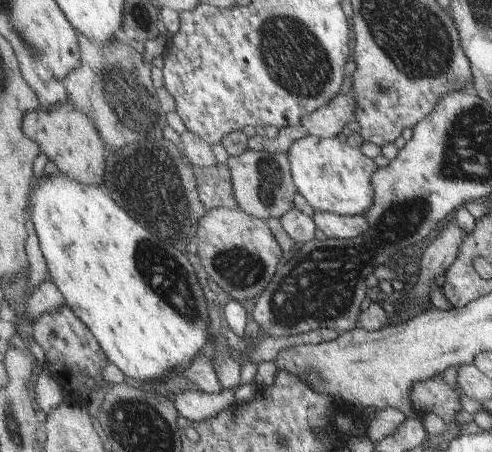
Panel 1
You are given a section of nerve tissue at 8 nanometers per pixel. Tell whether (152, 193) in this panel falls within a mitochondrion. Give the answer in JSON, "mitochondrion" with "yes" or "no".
{"mitochondrion":"yes"}

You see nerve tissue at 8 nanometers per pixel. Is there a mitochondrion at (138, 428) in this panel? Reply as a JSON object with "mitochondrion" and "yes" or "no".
{"mitochondrion":"yes"}

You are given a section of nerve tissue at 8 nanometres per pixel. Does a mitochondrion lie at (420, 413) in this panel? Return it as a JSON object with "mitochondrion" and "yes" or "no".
{"mitochondrion":"no"}

